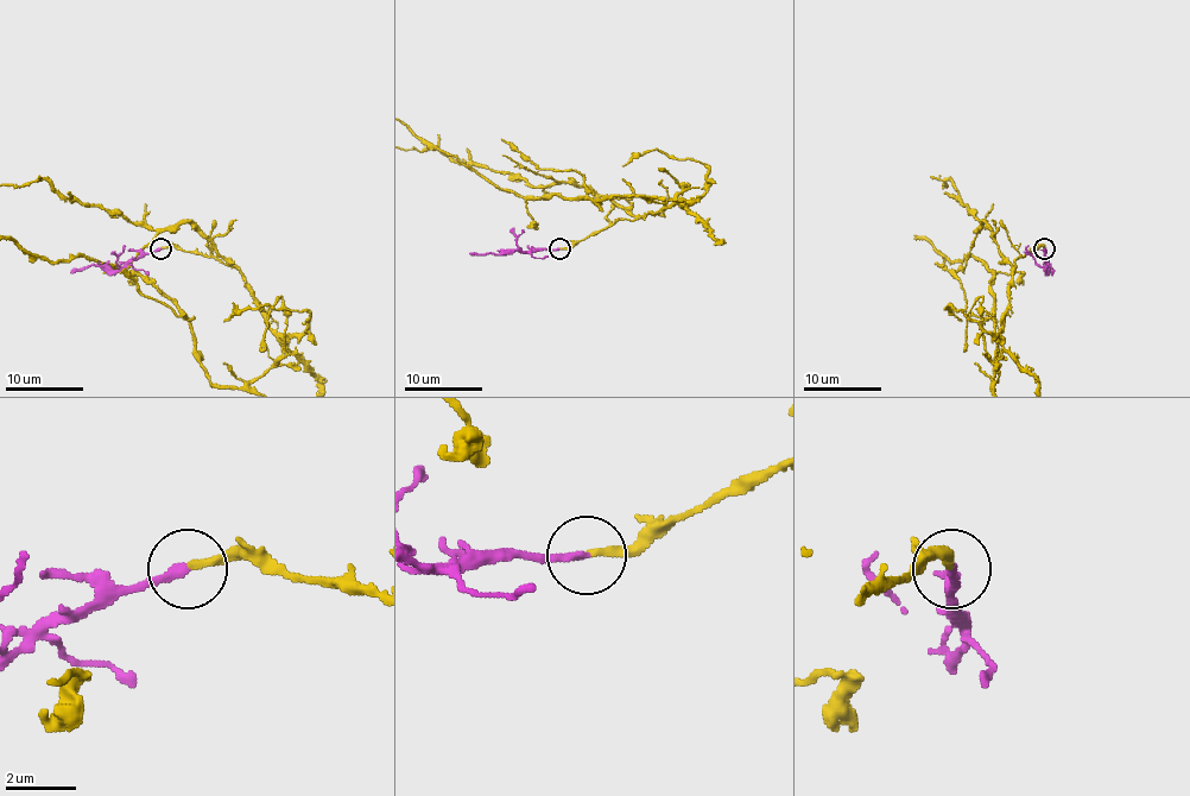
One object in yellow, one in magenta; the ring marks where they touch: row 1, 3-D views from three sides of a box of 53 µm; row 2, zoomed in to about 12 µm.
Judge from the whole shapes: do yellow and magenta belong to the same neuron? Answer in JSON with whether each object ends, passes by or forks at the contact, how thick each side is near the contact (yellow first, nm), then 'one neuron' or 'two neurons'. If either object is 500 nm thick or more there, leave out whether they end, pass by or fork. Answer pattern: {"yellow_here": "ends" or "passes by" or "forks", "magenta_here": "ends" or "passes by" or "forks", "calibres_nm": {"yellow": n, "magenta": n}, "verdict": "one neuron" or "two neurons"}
{"yellow_here": "ends", "magenta_here": "ends", "calibres_nm": {"yellow": 200, "magenta": 220}, "verdict": "one neuron"}

